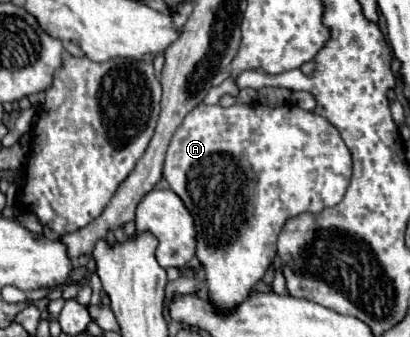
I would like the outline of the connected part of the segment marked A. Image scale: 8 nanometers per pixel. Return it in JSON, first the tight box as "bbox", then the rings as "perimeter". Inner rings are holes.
{"bbox":[163,103,351,313],"perimeter":[[[201,103],[183,119],[181,127],[175,131],[167,149],[163,177],[193,215],[197,231],[195,257],[205,269],[207,297],[217,307],[217,311],[227,313],[243,303],[255,285],[263,279],[265,271],[275,259],[277,235],[289,217],[305,211],[317,213],[325,207],[337,205],[343,199],[347,183],[351,181],[351,155],[333,125],[311,111],[303,111],[295,103],[273,109],[259,103],[233,105],[227,109],[221,105]]]}

